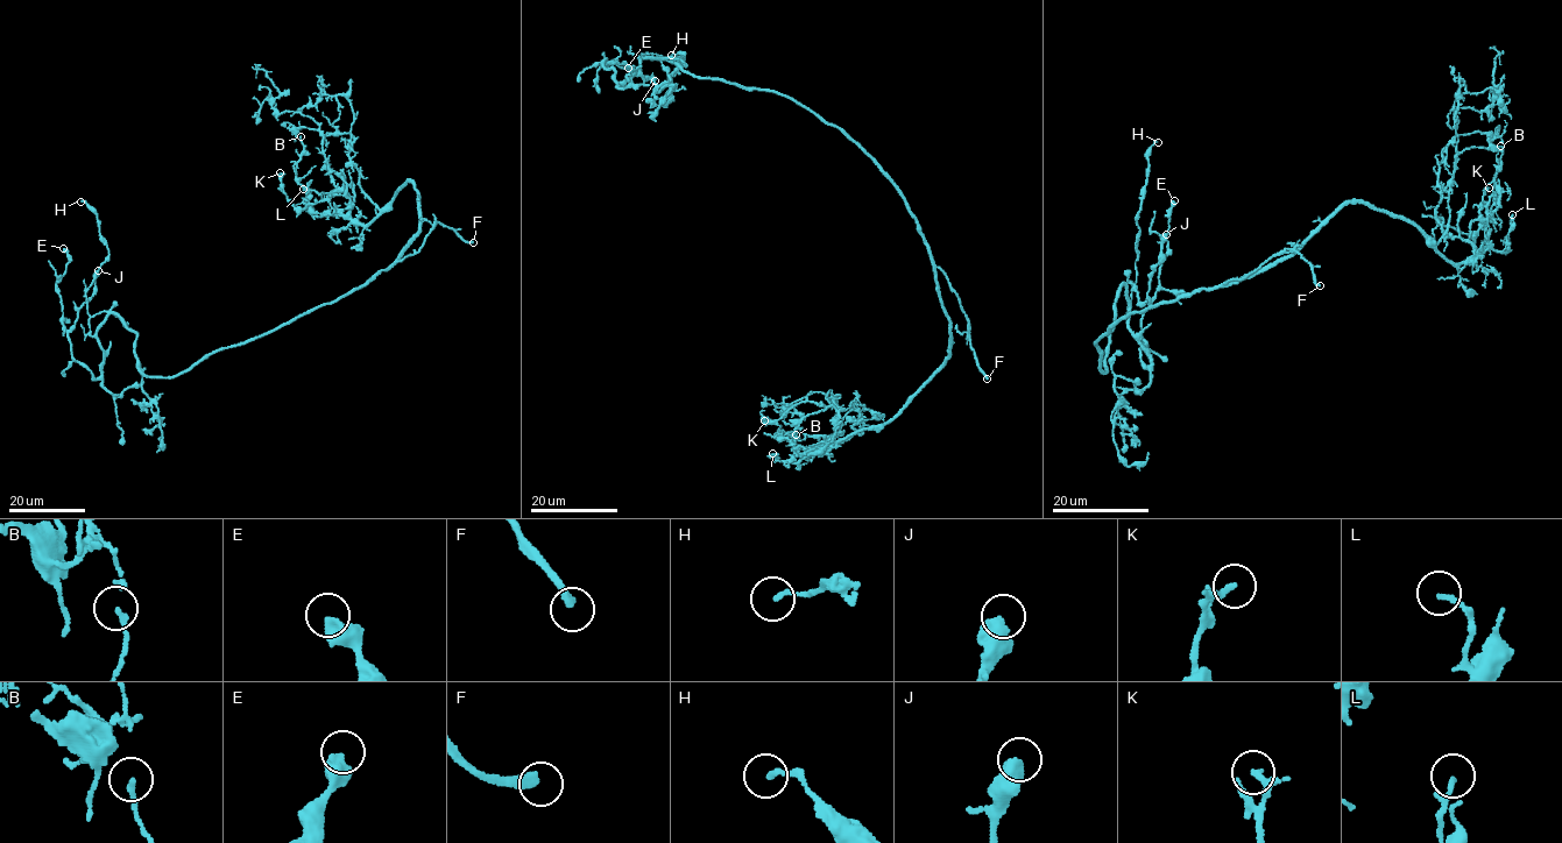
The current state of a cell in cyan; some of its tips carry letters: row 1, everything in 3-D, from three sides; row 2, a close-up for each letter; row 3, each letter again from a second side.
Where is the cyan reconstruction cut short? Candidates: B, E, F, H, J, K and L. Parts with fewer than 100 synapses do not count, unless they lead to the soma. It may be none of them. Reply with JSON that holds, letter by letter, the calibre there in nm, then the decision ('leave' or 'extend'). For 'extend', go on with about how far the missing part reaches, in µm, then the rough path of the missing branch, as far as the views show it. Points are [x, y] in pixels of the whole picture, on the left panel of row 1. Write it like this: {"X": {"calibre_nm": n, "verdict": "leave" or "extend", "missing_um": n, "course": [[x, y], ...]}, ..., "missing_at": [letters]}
{"B": {"calibre_nm": 130, "verdict": "leave"}, "E": {"calibre_nm": 550, "verdict": "leave"}, "F": {"calibre_nm": 300, "verdict": "extend", "missing_um": 9, "course": [[473, 242], [482, 241], [493, 249]]}, "H": {"calibre_nm": 160, "verdict": "leave"}, "J": {"calibre_nm": 550, "verdict": "leave"}, "K": {"calibre_nm": 160, "verdict": "leave"}, "L": {"calibre_nm": 140, "verdict": "leave"}, "missing_at": ["F"]}

